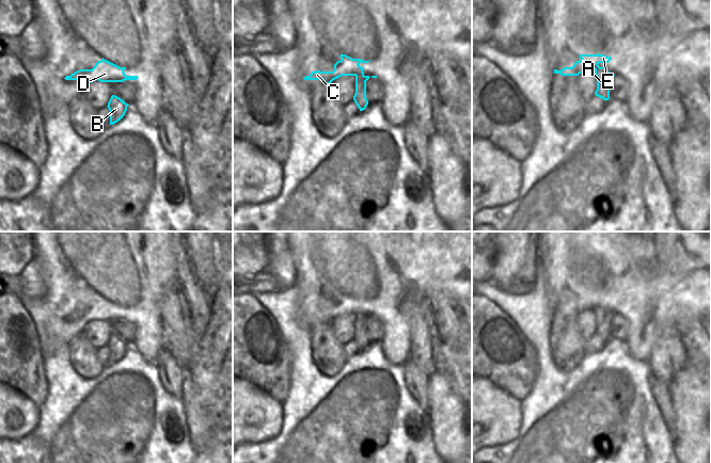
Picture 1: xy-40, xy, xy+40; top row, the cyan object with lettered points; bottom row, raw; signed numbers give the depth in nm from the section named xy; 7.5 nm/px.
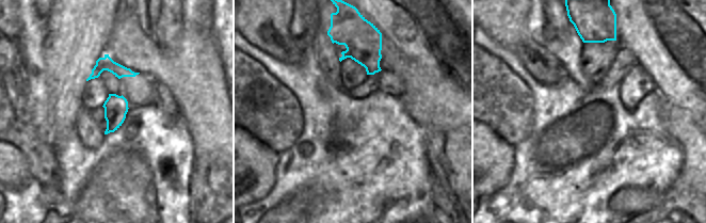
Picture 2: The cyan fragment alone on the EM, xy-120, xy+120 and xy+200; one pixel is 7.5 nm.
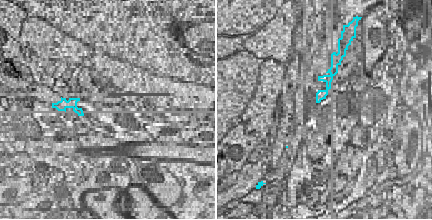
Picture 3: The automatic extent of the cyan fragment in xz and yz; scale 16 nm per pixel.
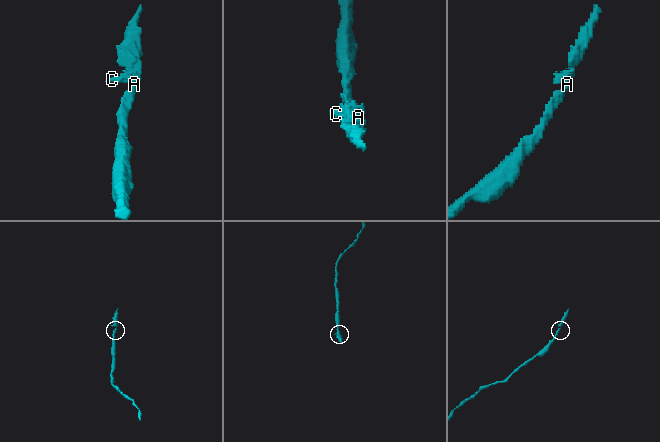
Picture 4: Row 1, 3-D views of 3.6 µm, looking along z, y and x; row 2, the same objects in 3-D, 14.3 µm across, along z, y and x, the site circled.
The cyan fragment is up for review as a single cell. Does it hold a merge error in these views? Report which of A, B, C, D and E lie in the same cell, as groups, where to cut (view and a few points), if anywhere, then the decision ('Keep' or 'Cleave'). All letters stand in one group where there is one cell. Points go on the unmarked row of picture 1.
Groups: A B C D E. No split. Keep

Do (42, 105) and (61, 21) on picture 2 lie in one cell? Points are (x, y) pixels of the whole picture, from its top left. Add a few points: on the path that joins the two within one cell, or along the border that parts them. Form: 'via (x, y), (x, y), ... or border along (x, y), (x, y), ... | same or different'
via (60, 84), (61, 42) | same

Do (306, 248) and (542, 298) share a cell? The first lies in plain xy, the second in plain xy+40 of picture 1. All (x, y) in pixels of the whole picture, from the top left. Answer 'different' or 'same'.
different

